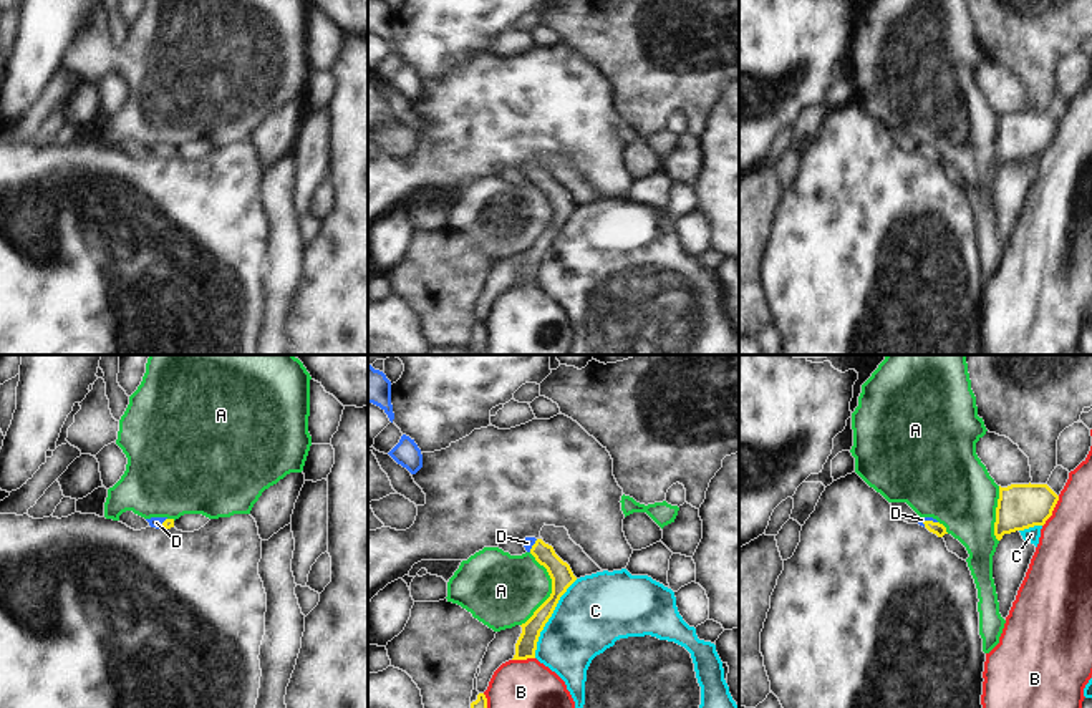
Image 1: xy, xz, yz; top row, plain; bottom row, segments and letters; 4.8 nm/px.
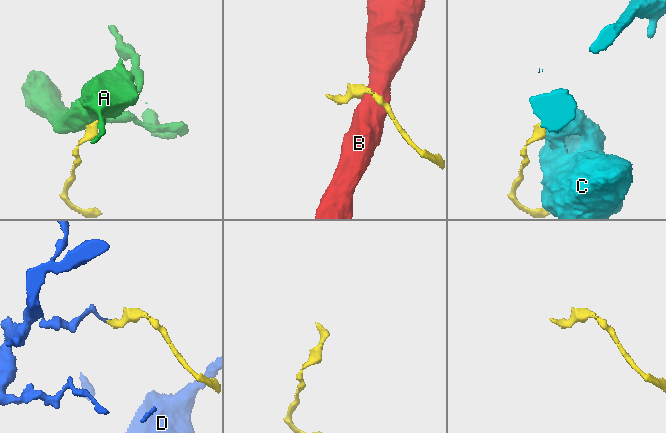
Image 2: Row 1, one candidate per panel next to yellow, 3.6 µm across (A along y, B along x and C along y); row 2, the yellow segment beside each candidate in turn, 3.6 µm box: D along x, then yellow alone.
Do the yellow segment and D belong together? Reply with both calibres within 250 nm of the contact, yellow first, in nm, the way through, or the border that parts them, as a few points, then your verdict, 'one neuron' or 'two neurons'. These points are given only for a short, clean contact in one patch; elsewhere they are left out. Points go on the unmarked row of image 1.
60 nm thick on the yellow side, 20 nm on the other; runs through yz (935, 156), (930, 150), (922, 148); one neuron

